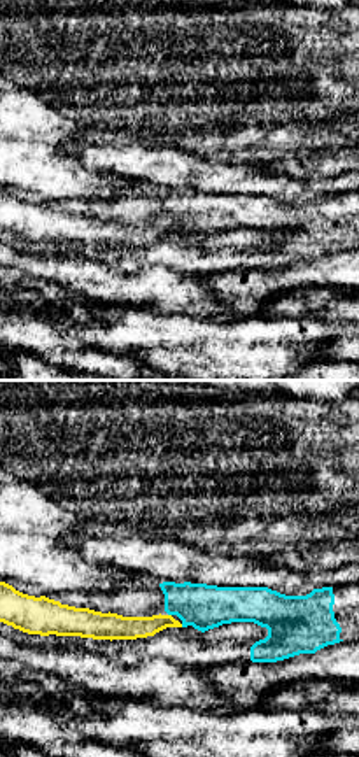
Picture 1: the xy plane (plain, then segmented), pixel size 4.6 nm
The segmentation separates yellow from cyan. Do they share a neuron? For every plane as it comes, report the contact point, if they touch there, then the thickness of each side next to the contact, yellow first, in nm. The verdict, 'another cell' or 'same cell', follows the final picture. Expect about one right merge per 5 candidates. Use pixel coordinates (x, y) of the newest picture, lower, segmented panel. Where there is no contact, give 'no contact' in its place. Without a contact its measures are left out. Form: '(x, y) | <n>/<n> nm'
no contact

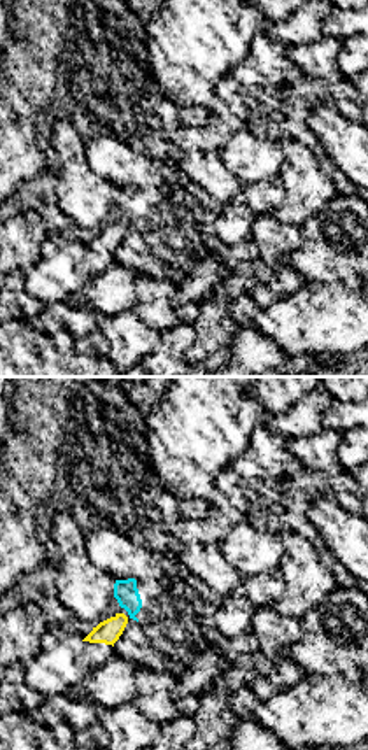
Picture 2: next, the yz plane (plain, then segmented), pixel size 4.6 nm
no contact

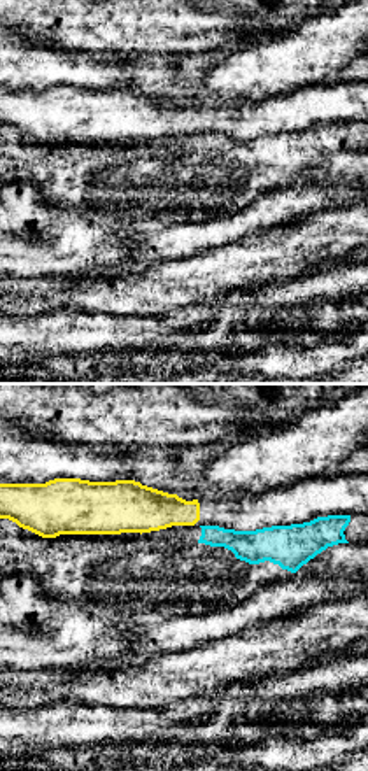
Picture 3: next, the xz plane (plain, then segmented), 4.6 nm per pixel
no contact

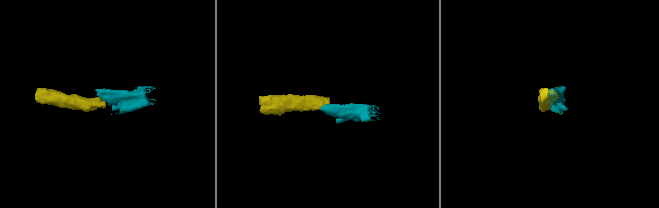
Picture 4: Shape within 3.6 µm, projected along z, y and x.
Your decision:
another cell

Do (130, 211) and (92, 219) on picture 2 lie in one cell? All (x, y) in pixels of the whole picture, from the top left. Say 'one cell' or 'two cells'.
two cells

